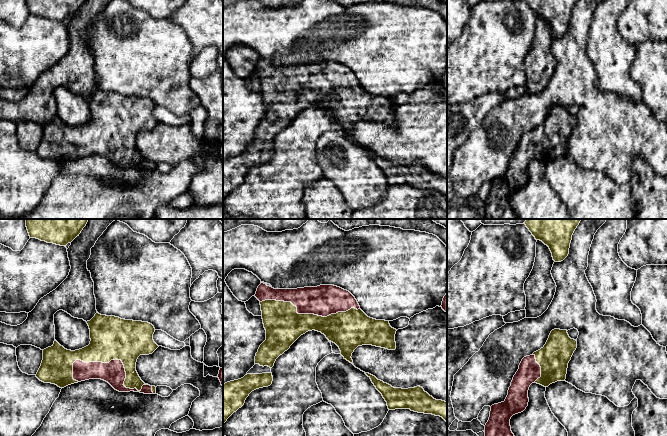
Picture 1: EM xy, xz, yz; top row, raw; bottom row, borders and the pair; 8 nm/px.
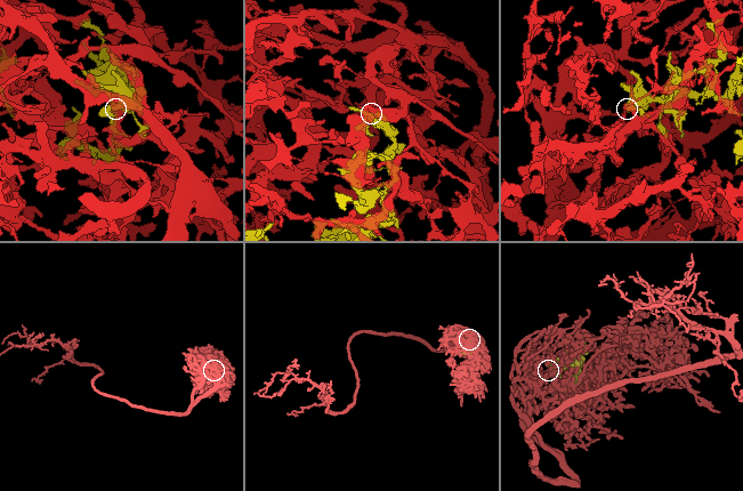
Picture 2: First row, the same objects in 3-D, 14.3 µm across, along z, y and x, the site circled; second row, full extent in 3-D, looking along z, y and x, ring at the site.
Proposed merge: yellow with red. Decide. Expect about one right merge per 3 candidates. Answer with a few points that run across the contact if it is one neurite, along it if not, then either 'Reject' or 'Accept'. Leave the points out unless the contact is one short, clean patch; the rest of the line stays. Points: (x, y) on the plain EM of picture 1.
Accept

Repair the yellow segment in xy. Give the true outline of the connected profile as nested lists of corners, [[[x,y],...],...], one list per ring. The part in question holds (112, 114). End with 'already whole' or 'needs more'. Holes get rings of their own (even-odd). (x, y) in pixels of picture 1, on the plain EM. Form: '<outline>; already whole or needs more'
[[[98,88],[87,100],[90,105],[90,120],[71,127],[55,116],[51,123],[43,126],[43,136],[36,153],[60,164],[89,155],[101,155],[119,168],[156,170],[156,163],[145,160],[136,147],[138,133],[152,130],[159,123],[153,116],[154,102],[148,98],[125,96]]]; needs more

